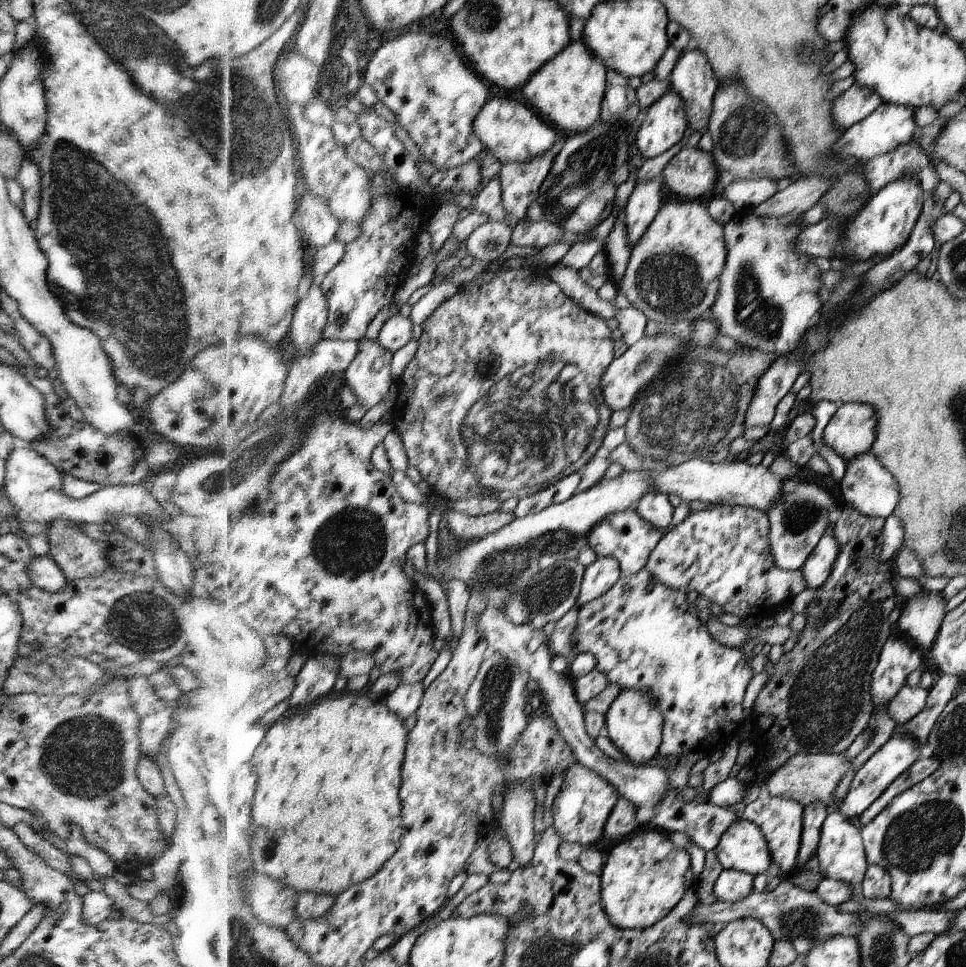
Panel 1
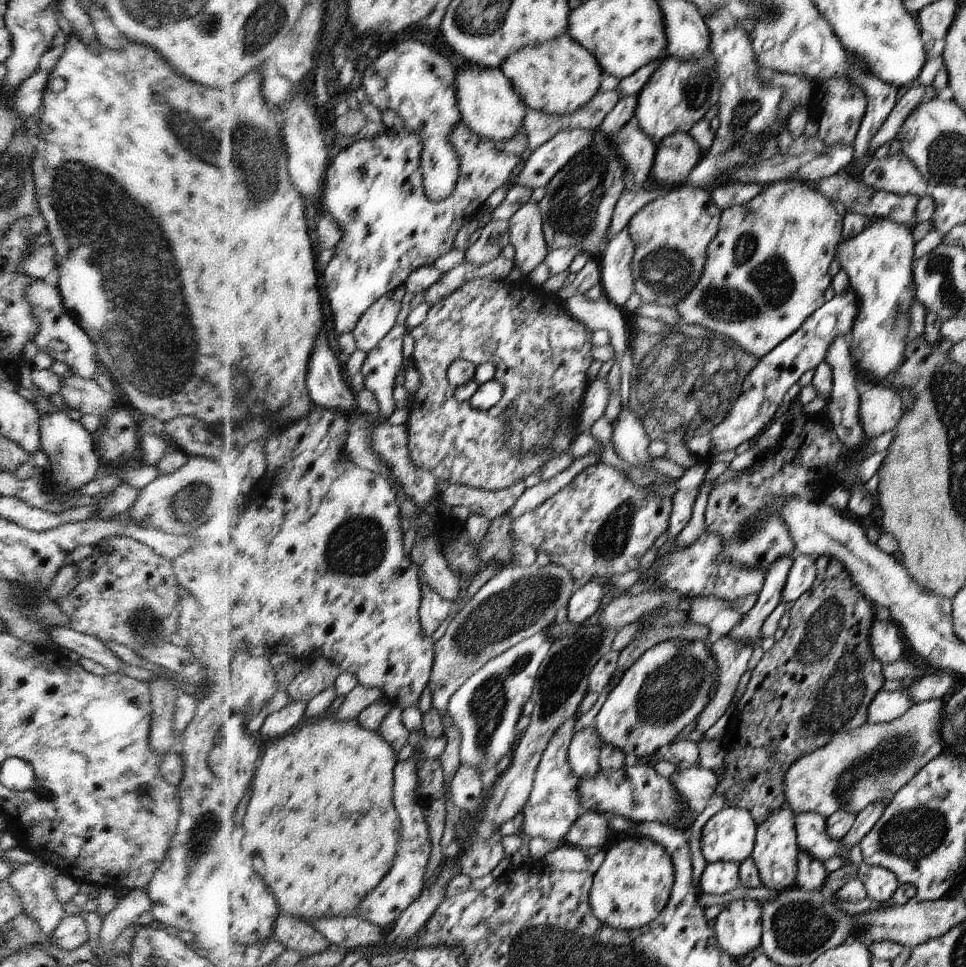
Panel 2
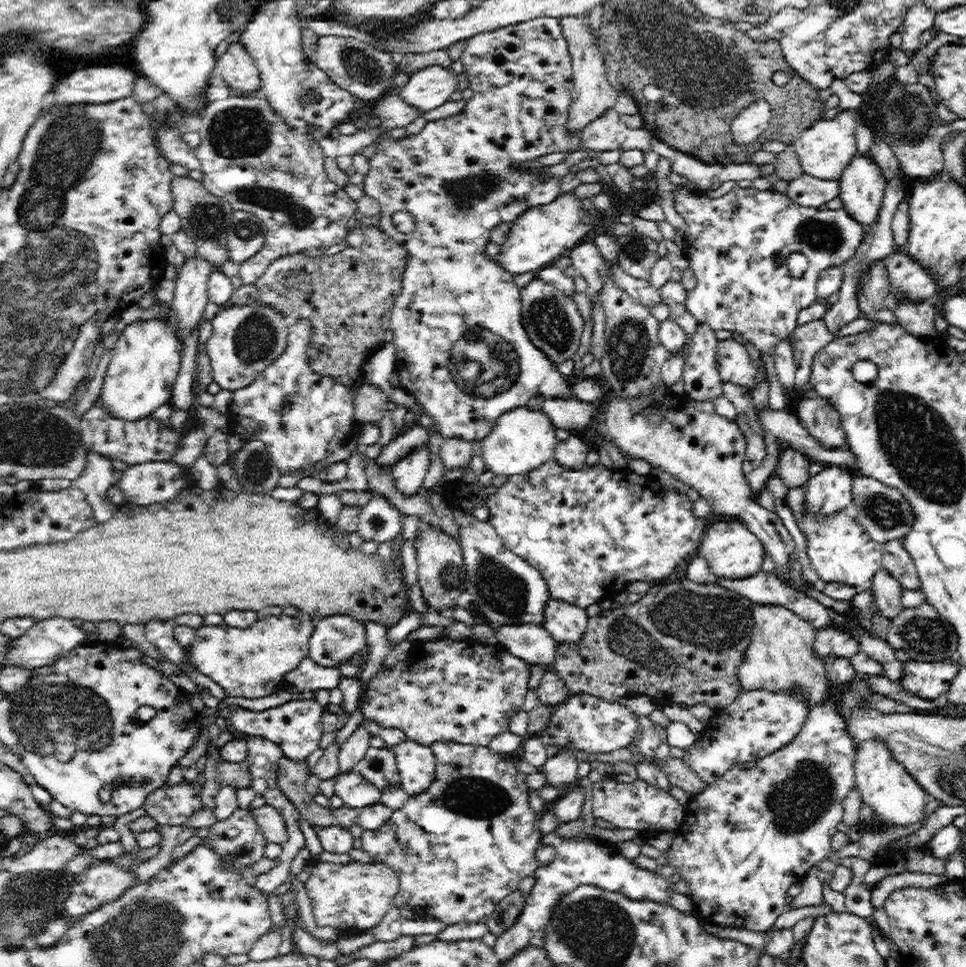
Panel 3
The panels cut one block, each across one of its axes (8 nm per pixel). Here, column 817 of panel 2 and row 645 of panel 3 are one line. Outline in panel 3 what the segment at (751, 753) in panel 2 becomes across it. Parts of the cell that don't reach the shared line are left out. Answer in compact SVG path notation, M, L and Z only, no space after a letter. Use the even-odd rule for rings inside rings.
M678 579L666 586L654 585L642 598L636 603L630 605L622 605L619 608L602 610L601 614L588 618L589 626L583 640L578 645L566 645L560 643L558 645L555 660L551 663L548 669L556 672L556 674L566 683L568 690L574 695L591 694L604 697L608 701L618 702L622 698L639 697L645 694L650 698L658 698L659 704L671 705L674 702L678 704L705 704L712 707L714 710L727 707L731 702L736 700L736 697L741 693L740 678L738 673L739 663L743 660L744 652L752 643L753 636L753 608L756 603L748 600L744 596L740 596L730 590L721 588L715 583L708 582L696 583L689 579Z

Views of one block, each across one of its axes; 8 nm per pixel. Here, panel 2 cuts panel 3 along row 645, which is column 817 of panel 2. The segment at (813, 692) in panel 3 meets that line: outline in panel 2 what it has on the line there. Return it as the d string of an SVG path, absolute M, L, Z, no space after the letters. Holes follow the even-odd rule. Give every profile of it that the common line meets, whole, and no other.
M938 699L913 704L892 722L862 724L862 727L852 732L838 732L832 736L826 746L818 748L816 752L802 755L785 774L786 802L791 809L800 812L816 812L828 818L840 808L846 812L854 812L858 816L864 808L870 808L874 802L884 802L886 808L896 792L900 792L932 759L936 759L942 752L942 702Z

